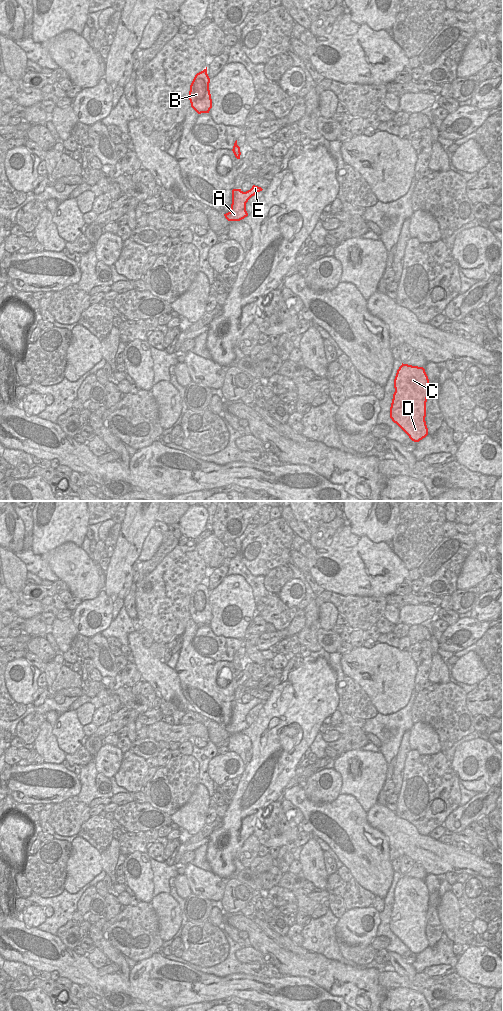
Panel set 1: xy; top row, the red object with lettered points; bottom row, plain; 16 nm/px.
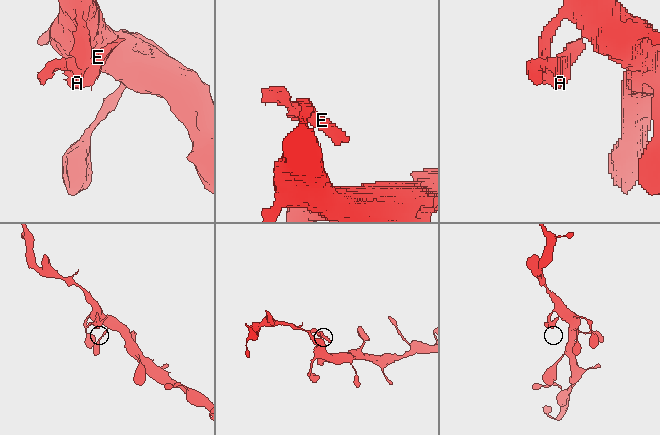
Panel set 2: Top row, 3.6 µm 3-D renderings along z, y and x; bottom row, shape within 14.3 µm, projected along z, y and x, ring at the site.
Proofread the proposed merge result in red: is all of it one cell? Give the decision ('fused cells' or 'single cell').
fused cells

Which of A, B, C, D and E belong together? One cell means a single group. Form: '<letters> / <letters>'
A E / B C D

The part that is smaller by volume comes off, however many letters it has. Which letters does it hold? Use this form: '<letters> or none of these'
A, E

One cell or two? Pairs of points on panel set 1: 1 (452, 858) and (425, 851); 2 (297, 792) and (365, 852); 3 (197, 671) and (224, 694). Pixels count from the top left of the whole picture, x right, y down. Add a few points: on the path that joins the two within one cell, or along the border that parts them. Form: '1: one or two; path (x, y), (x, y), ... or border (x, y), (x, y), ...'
1: one; path (445, 858), (437, 858), (432, 854)
2: one; path (314, 809), (320, 810), (333, 818), (347, 834)
3: one; path (204, 678), (217, 691)

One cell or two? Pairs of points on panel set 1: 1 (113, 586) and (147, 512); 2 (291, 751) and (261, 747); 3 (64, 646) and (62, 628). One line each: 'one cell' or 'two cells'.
1: one cell
2: one cell
3: one cell

